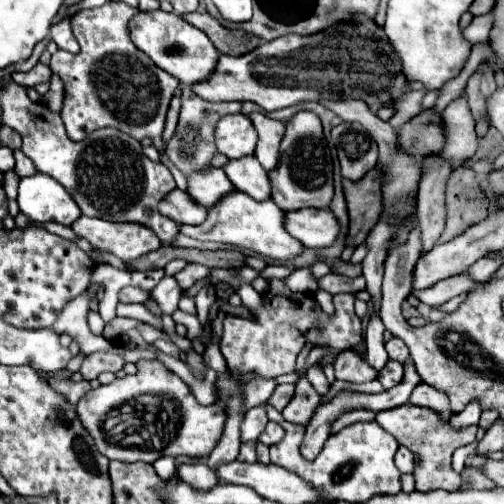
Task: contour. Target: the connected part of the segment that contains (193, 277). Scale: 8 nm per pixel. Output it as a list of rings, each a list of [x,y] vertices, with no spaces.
[[[188,264],[184,270],[180,270],[174,278],[180,282],[182,290],[190,290],[198,280],[206,278],[210,272],[210,268],[202,266],[202,264]]]

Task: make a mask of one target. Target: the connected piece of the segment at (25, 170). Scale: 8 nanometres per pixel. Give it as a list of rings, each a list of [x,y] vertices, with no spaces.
[[[22,150],[14,152],[14,158],[16,158],[16,168],[14,168],[14,172],[16,172],[18,178],[24,178],[24,176],[30,176],[30,174],[36,174],[36,172],[38,172],[36,166],[22,154]]]

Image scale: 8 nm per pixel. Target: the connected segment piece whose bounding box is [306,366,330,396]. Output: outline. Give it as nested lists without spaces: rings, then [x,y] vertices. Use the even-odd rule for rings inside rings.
[[[312,366],[310,370],[306,372],[306,378],[310,380],[310,384],[312,386],[316,386],[316,392],[320,394],[320,396],[324,396],[326,392],[328,392],[328,380],[326,380],[326,376],[324,376],[324,372],[318,368],[318,366]]]

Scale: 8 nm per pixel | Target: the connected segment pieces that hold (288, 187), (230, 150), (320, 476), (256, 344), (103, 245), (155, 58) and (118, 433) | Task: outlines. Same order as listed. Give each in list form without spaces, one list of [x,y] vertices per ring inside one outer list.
[[[296,112],[286,122],[286,132],[280,144],[278,164],[268,172],[272,186],[272,200],[280,210],[300,208],[328,208],[334,196],[332,186],[332,158],[326,148],[322,122],[314,112]]]
[[[226,114],[216,124],[216,148],[228,158],[242,158],[254,154],[256,130],[248,116]]]
[[[276,420],[286,436],[284,442],[278,442],[272,446],[272,464],[282,466],[286,470],[292,470],[300,474],[306,482],[312,482],[320,494],[324,494],[328,500],[332,498],[364,498],[364,502],[376,494],[398,494],[402,490],[400,484],[400,470],[394,466],[394,454],[398,450],[396,438],[388,434],[384,428],[380,428],[376,422],[354,422],[346,428],[342,428],[338,434],[330,436],[318,454],[316,460],[308,462],[300,456],[298,446],[304,438],[304,428],[290,424],[286,420]]]
[[[268,278],[268,290],[262,296],[260,308],[252,310],[248,318],[238,316],[238,324],[224,320],[220,352],[234,374],[252,374],[260,378],[278,378],[282,374],[296,372],[296,358],[306,344],[310,348],[328,350],[318,364],[320,368],[324,368],[326,364],[334,364],[336,356],[344,350],[364,354],[362,322],[354,312],[354,300],[354,294],[336,294],[332,298],[336,312],[334,316],[328,316],[310,294],[292,292],[284,284],[284,280]]]
[[[80,216],[72,230],[86,238],[94,248],[108,250],[124,262],[136,260],[160,248],[160,240],[140,224],[116,224],[100,218]]]
[[[160,8],[152,10],[152,12],[142,12],[140,10],[130,20],[128,32],[130,32],[130,38],[132,38],[134,46],[138,50],[142,50],[144,54],[148,54],[156,66],[160,66],[168,74],[176,76],[182,86],[192,86],[192,84],[208,78],[208,74],[212,74],[212,68],[216,66],[218,52],[212,46],[210,38],[202,30],[188,24],[178,14],[164,12]]]
[[[140,360],[134,376],[116,378],[110,384],[90,390],[80,398],[76,412],[102,456],[148,464],[160,456],[178,458],[186,454],[206,458],[220,440],[226,422],[222,406],[200,406],[190,388],[158,360]]]

